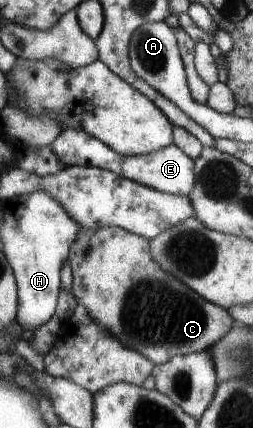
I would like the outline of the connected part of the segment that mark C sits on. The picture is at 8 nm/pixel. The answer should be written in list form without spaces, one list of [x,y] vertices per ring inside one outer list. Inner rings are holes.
[[[118,225],[101,226],[99,229],[82,228],[73,242],[68,259],[72,270],[71,291],[77,304],[87,308],[95,323],[106,327],[111,335],[149,358],[155,365],[164,365],[178,355],[206,351],[230,327],[236,325],[228,310],[203,299],[202,295],[164,270],[151,254],[149,239]]]

